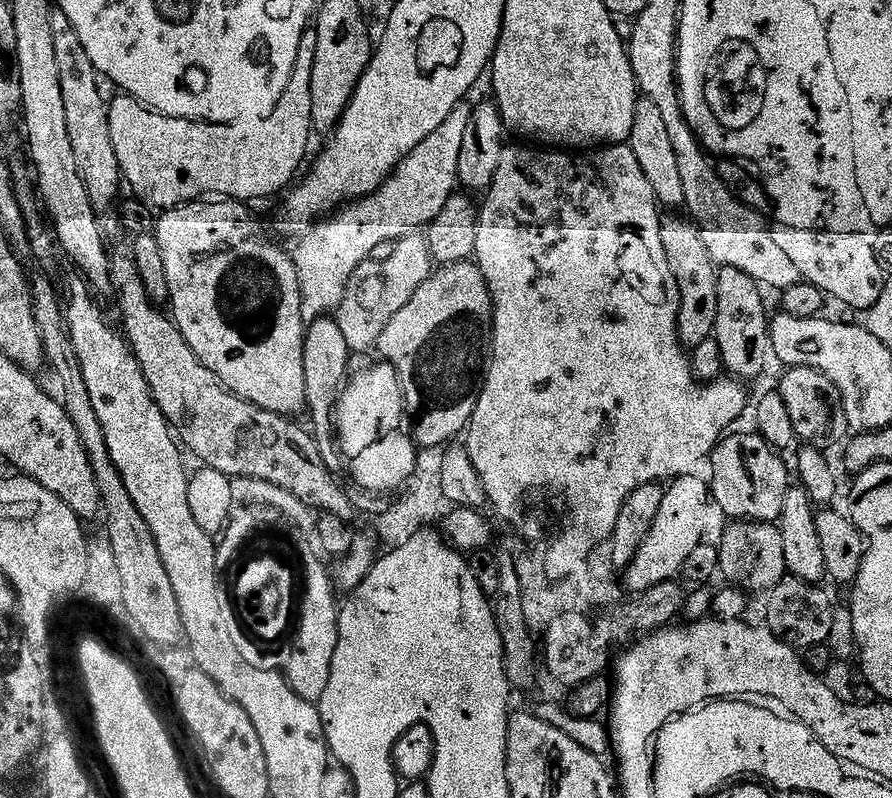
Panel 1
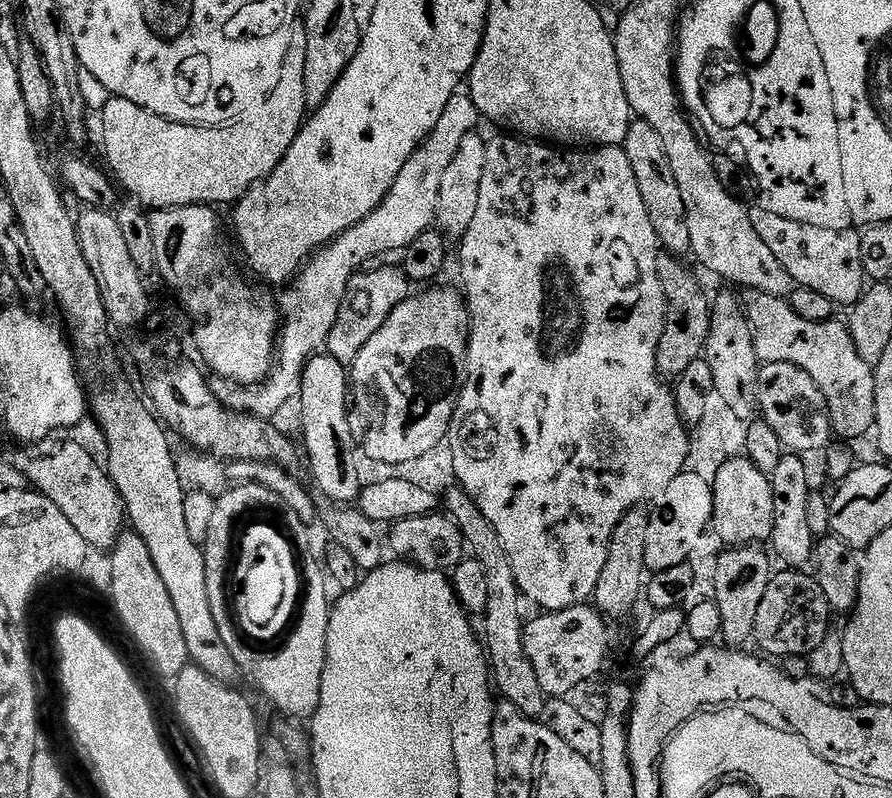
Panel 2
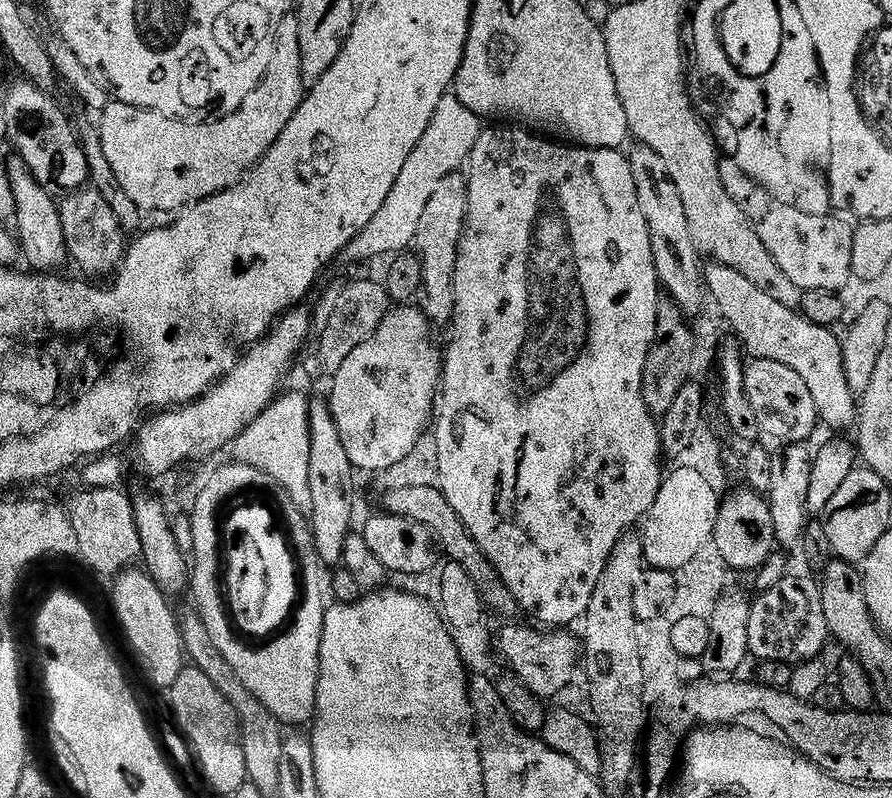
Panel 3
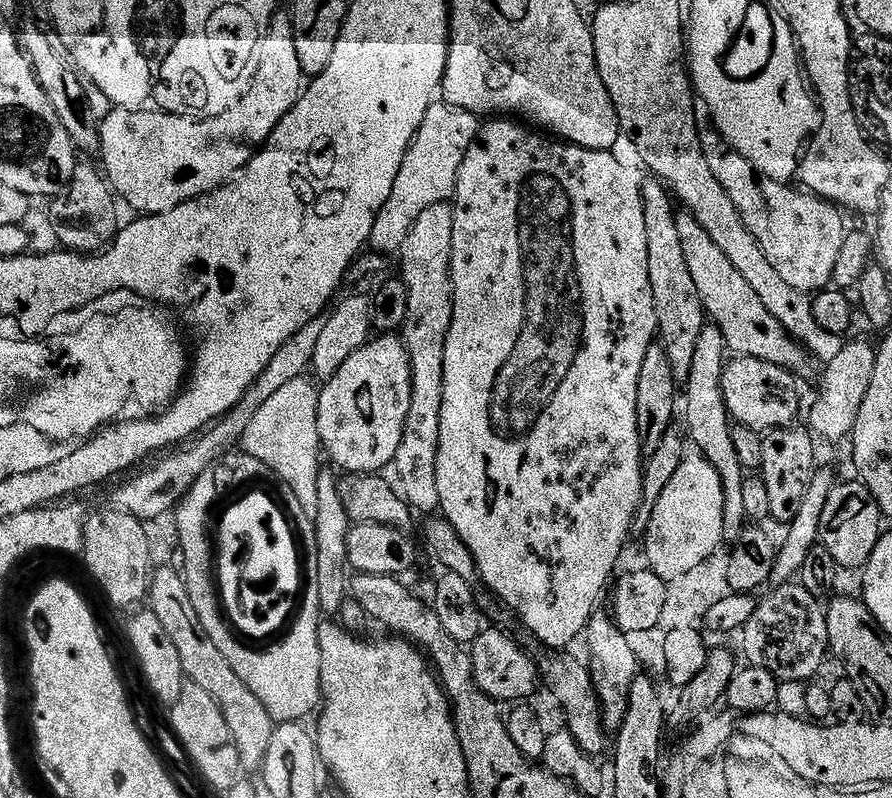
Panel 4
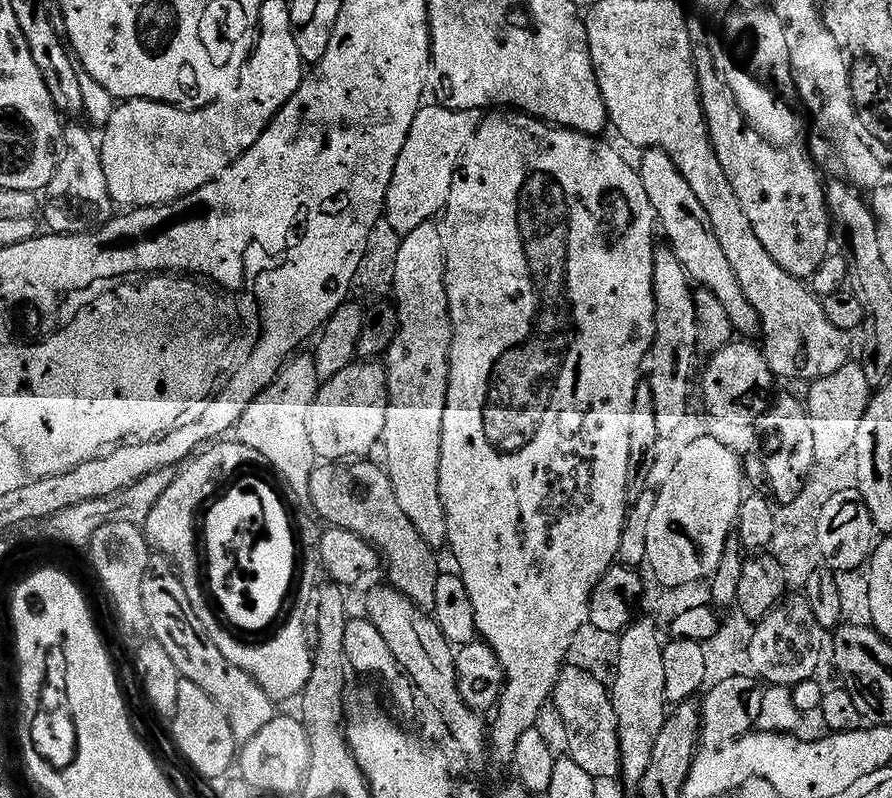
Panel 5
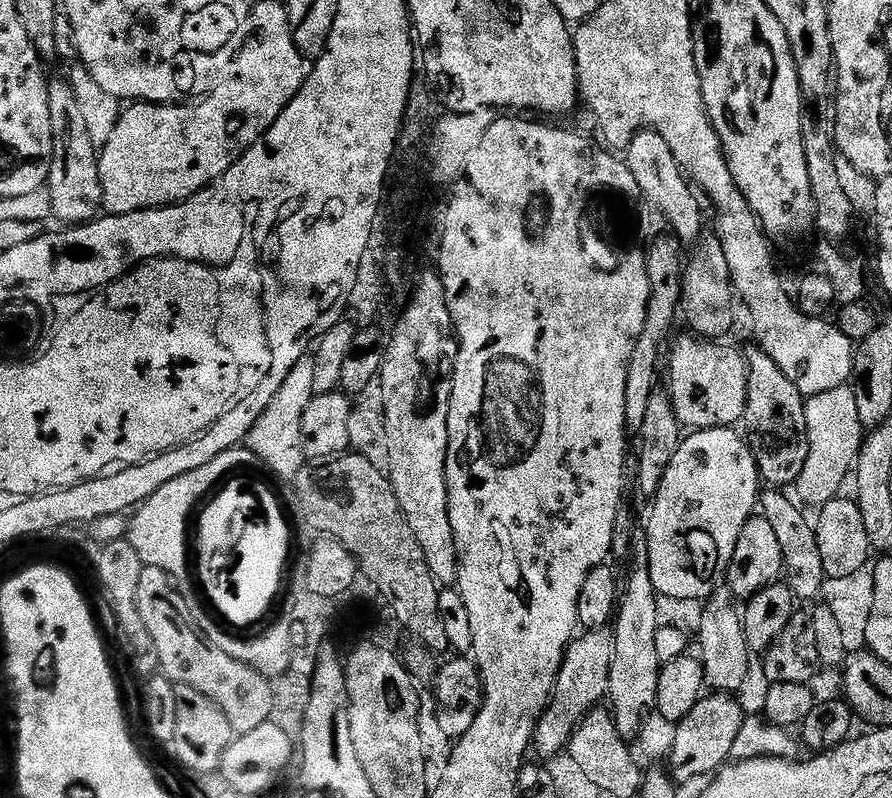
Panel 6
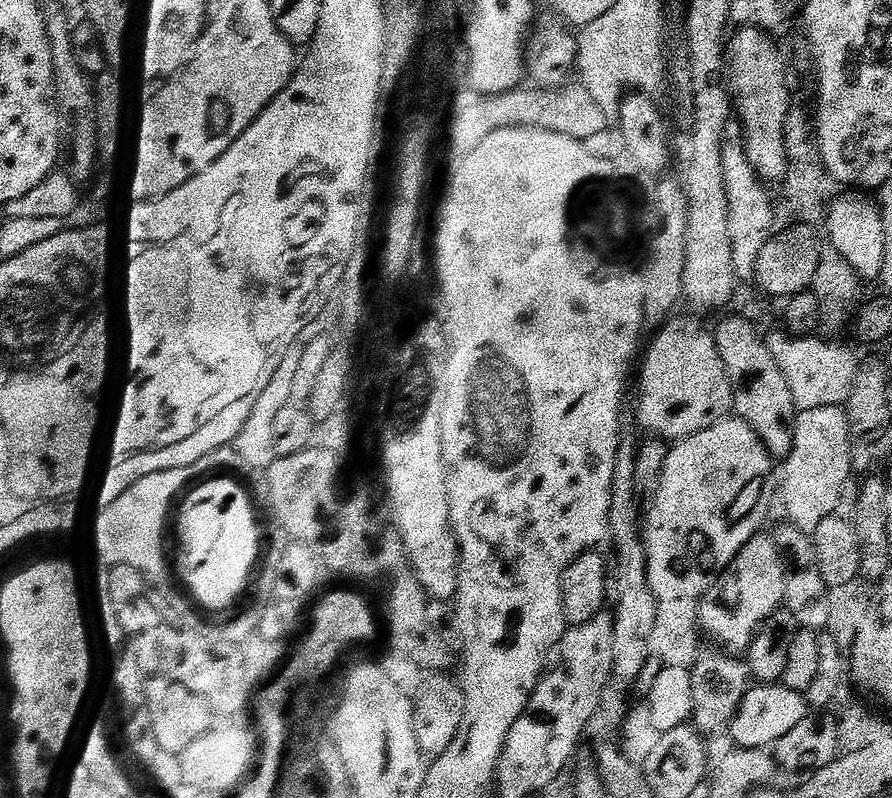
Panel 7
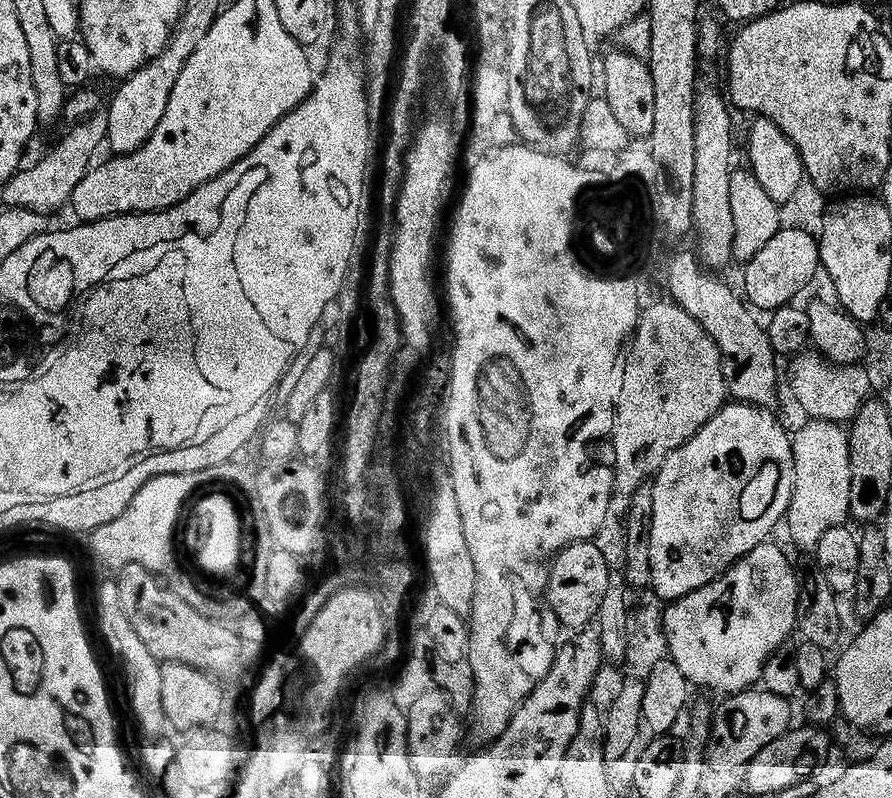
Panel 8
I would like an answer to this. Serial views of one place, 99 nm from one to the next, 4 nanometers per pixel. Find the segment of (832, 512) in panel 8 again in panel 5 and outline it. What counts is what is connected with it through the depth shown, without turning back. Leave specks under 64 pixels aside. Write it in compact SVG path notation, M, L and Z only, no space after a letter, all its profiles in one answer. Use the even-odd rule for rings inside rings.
M849 362L842 370L834 370L821 380L811 381L812 388L806 395L806 407L810 418L810 427L814 430L814 448L817 461L830 463L847 457L854 446L854 438L858 438L858 426L862 426L862 418L872 399L873 388L866 382L866 374L858 362Z

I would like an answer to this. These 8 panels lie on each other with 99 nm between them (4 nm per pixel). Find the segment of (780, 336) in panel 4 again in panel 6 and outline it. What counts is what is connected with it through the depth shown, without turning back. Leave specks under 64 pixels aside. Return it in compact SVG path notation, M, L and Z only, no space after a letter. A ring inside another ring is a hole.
M651 130L636 133L636 136L632 139L630 146L626 150L626 163L630 174L634 174L636 185L644 191L644 200L647 203L652 203L664 215L665 222L672 227L669 228L671 235L676 236L680 240L680 243L685 246L695 245L705 231L705 229L703 230L704 212L700 209L701 197L694 191L693 185L690 183L684 169L681 168L678 161L674 158L674 150L670 150L666 138L662 138L662 134Z

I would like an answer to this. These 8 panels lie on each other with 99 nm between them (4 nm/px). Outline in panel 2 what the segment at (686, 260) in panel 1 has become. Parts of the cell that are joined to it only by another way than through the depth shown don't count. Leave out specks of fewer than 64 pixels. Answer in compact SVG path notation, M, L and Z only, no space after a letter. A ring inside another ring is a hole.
M661 254L658 258L658 278L664 291L666 318L662 342L658 344L656 369L664 378L669 378L668 376L679 378L690 366L690 362L705 355L712 325L712 306L709 297L704 297L699 278L680 260L683 259L672 254Z

